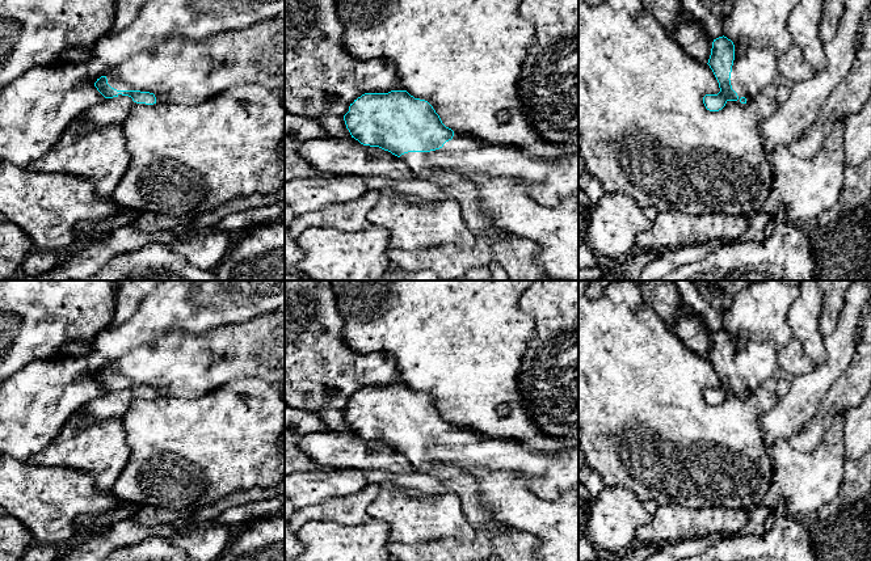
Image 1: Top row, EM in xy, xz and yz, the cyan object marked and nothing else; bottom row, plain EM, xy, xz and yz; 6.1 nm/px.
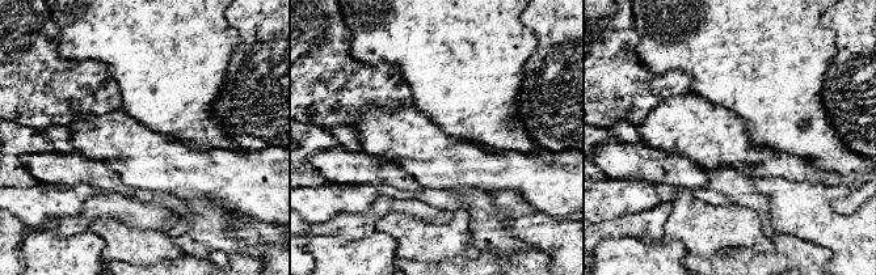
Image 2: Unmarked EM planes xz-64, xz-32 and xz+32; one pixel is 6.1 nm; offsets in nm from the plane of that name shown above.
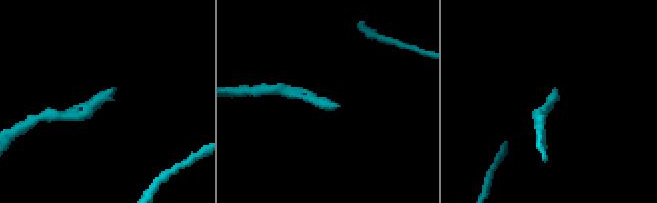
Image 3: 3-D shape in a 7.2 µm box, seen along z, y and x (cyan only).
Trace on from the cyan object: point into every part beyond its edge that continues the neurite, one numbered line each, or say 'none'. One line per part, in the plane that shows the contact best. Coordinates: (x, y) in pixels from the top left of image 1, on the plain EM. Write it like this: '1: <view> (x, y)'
1: yz (754, 362)

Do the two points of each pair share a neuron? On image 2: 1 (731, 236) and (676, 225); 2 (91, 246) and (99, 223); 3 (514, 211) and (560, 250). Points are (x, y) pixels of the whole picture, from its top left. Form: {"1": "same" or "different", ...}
{"1": "same", "2": "different", "3": "same"}

